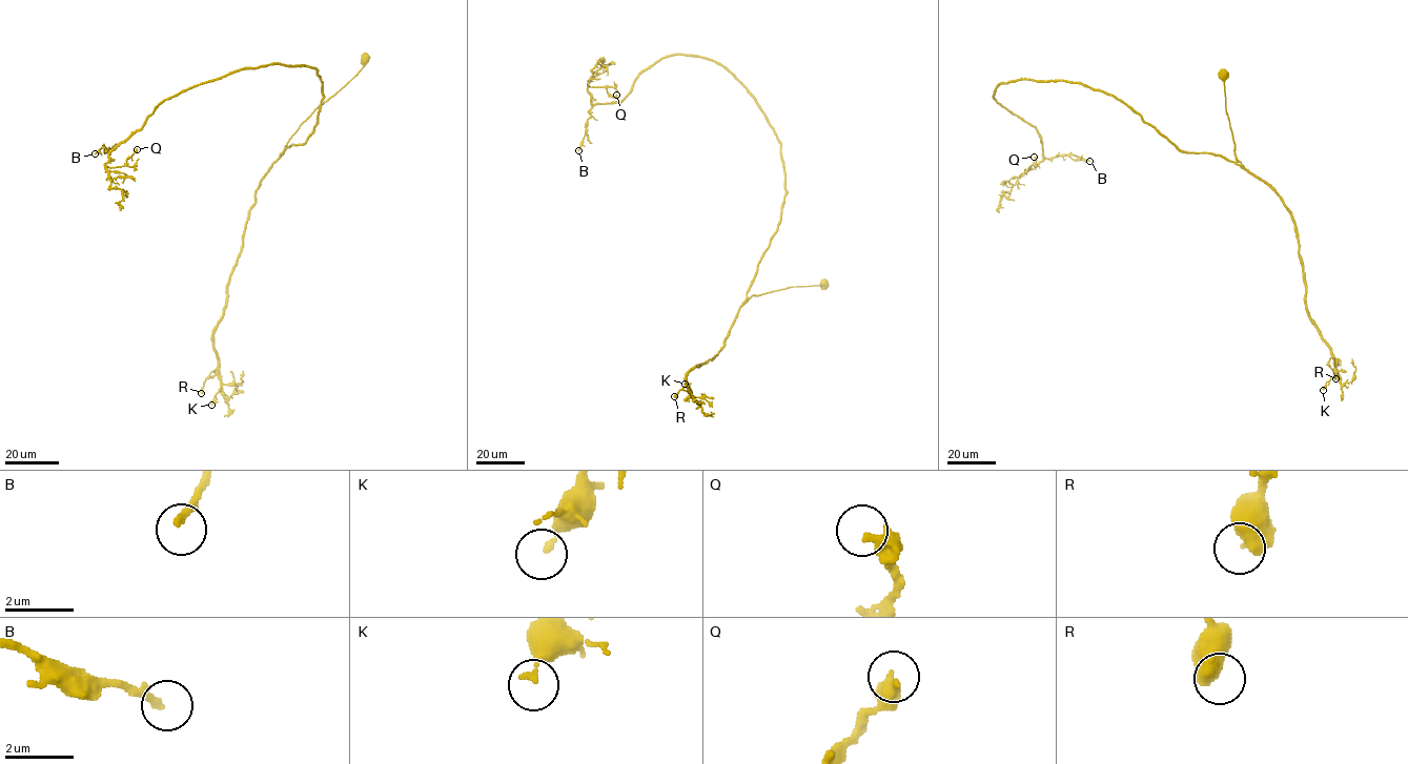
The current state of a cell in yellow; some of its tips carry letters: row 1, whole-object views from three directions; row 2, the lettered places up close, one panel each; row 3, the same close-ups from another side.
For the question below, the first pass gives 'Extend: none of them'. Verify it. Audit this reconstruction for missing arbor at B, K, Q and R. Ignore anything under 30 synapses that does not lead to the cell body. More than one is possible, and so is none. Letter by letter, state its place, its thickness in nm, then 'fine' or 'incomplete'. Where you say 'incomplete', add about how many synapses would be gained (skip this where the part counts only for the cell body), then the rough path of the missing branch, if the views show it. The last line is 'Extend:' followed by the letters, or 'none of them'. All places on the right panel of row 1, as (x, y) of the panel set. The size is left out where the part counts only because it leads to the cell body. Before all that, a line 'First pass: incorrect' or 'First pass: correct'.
First pass: incorrect
B: (1089, 161) | 220 nm | incomplete | 30 syn | (1089, 161), (1106, 162)
K: (1323, 390) | 200 nm | fine
Q: (1034, 157) | 240 nm | fine
R: (1335, 378) | 600 nm | fine
Extend: B

